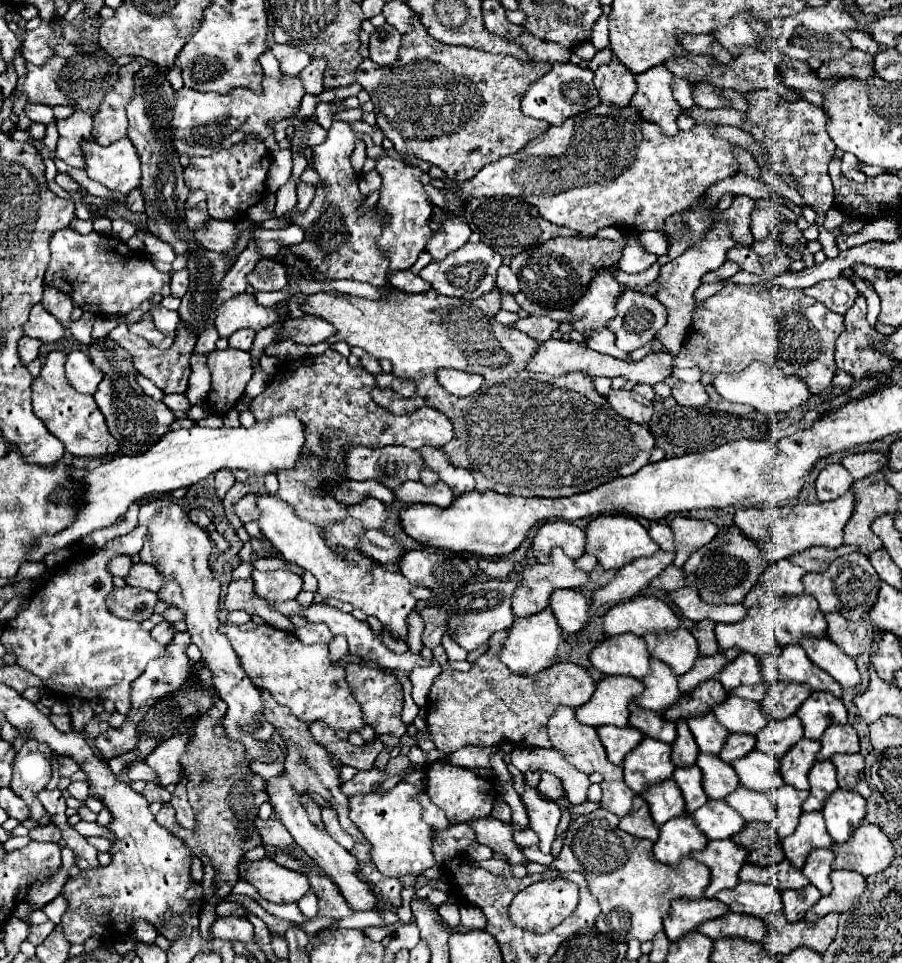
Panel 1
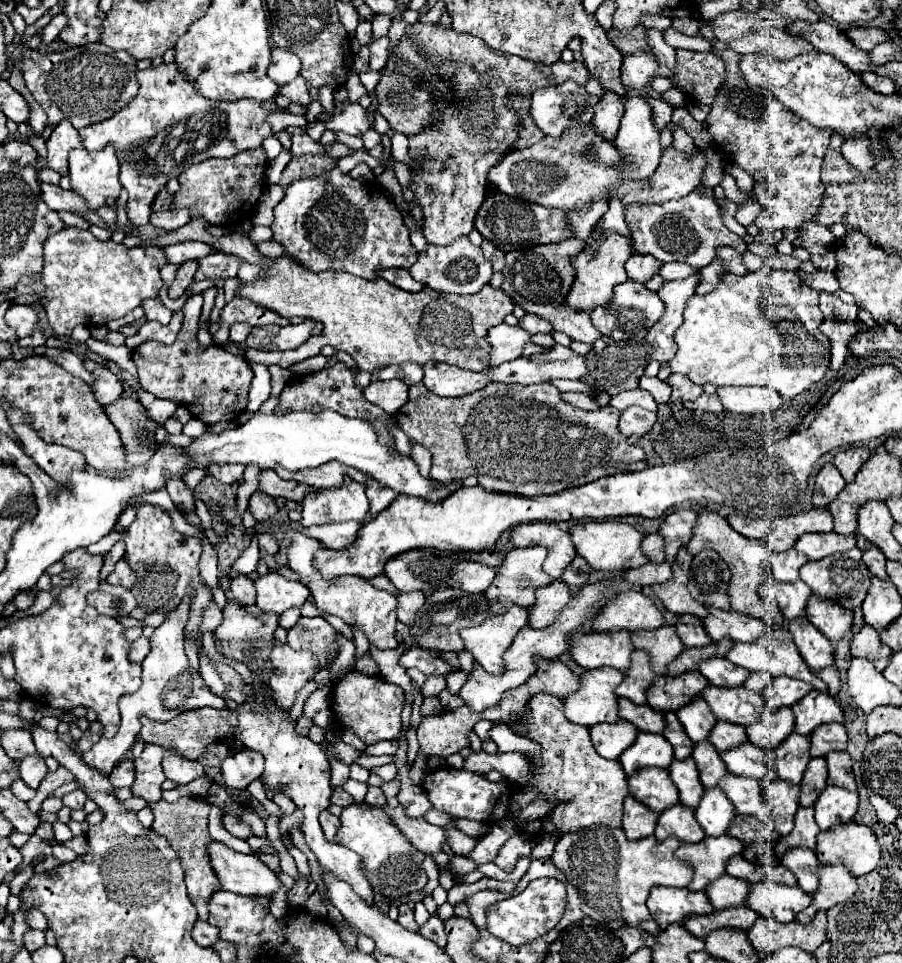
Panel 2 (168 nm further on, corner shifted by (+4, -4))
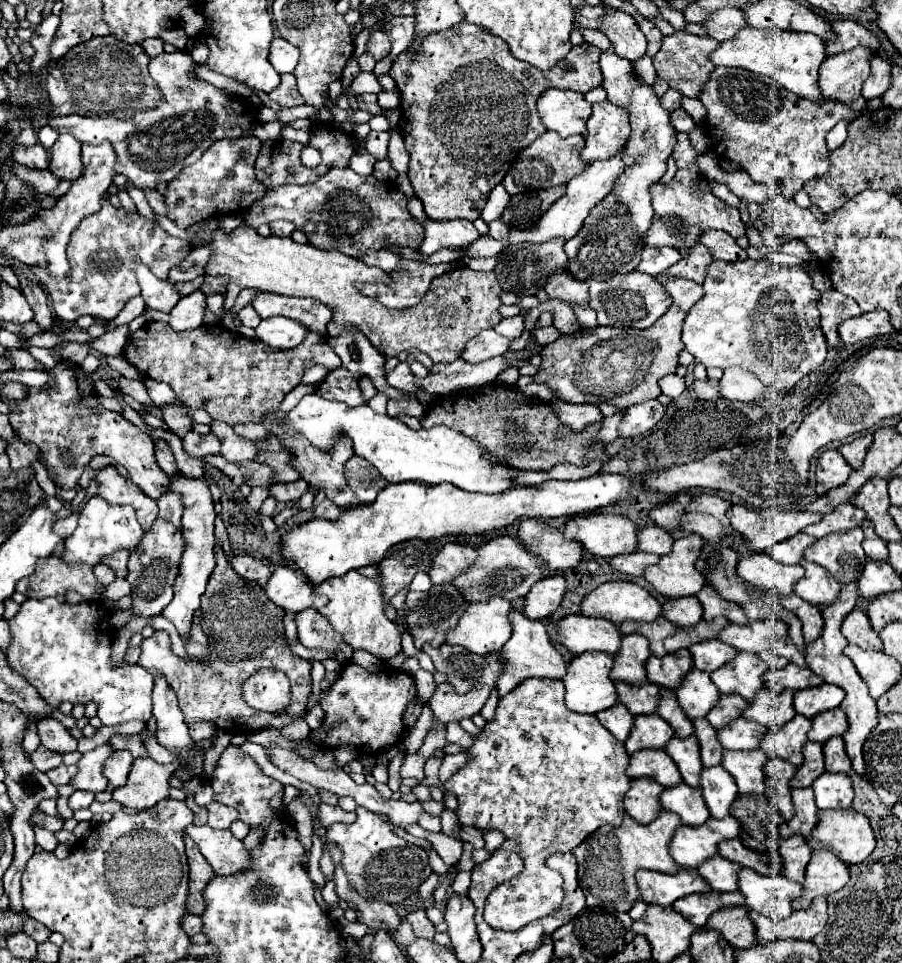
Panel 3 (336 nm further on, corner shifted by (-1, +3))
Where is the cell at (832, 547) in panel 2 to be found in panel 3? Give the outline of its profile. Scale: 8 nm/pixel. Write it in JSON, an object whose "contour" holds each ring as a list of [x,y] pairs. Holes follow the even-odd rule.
{"contour":[[[843,503],[843,505],[835,507],[833,513],[823,515],[823,521],[803,529],[803,533],[813,535],[815,539],[821,539],[821,537],[825,537],[829,533],[837,533],[837,531],[847,531],[847,529],[859,527],[863,519],[865,519],[863,509],[855,507],[853,503]]]}

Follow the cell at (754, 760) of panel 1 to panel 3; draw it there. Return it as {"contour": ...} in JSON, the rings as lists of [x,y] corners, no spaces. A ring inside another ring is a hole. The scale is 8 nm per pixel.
{"contour":[[[739,717],[739,721],[733,721],[731,727],[719,729],[717,737],[725,749],[737,749],[737,751],[751,751],[759,749],[759,743],[767,729],[755,721],[747,721],[745,717]]]}

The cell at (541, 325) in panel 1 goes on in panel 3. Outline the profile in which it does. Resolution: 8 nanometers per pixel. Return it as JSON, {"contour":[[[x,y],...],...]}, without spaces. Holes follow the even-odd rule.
{"contour":[[[493,329],[481,331],[475,335],[475,339],[467,341],[463,351],[459,353],[459,357],[463,357],[463,361],[471,361],[471,363],[481,363],[487,361],[495,355],[505,355],[509,351],[509,339],[495,333]]]}

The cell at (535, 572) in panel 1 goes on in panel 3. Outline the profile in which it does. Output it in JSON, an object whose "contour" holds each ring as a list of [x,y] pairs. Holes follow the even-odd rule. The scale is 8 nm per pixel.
{"contour":[[[501,535],[483,543],[481,547],[477,547],[477,553],[479,557],[475,565],[471,565],[471,569],[465,569],[459,577],[455,577],[455,581],[449,583],[457,587],[469,603],[487,601],[489,597],[503,597],[507,601],[515,601],[517,597],[525,597],[533,583],[543,579],[541,561],[509,535]]]}

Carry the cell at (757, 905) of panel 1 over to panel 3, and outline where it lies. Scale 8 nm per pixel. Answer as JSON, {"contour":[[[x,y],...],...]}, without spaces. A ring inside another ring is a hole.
{"contour":[[[717,855],[717,857],[711,857],[711,861],[705,861],[703,865],[699,865],[697,871],[713,891],[727,893],[727,891],[737,889],[737,873],[739,873],[739,869],[741,867],[735,865],[733,861],[727,861],[721,855]]]}

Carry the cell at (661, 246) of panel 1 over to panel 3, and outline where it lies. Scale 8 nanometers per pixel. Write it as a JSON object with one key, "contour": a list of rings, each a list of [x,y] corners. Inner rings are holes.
{"contour":[[[557,237],[547,243],[539,243],[539,245],[519,243],[519,245],[511,245],[511,247],[503,249],[497,255],[497,265],[493,269],[503,291],[509,291],[509,293],[515,293],[521,297],[521,295],[535,295],[539,289],[543,289],[547,283],[547,277],[555,269],[567,269],[567,255],[563,251],[563,245],[565,245],[565,239]]]}

